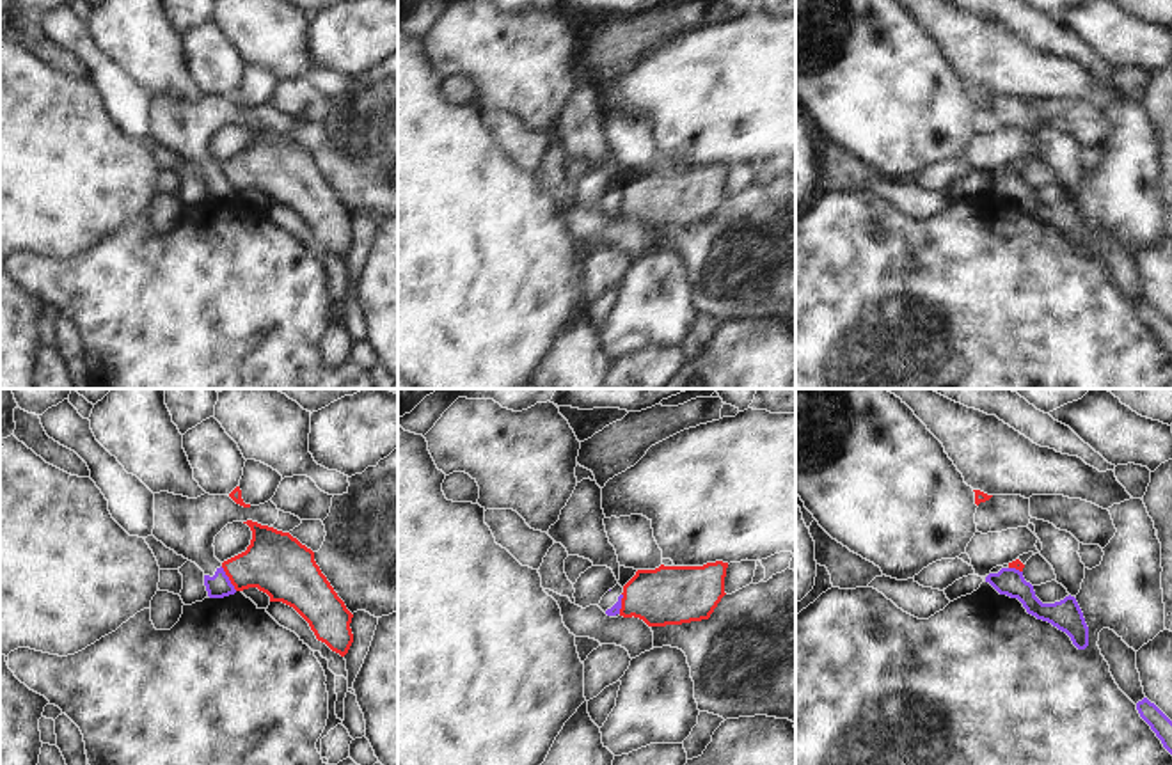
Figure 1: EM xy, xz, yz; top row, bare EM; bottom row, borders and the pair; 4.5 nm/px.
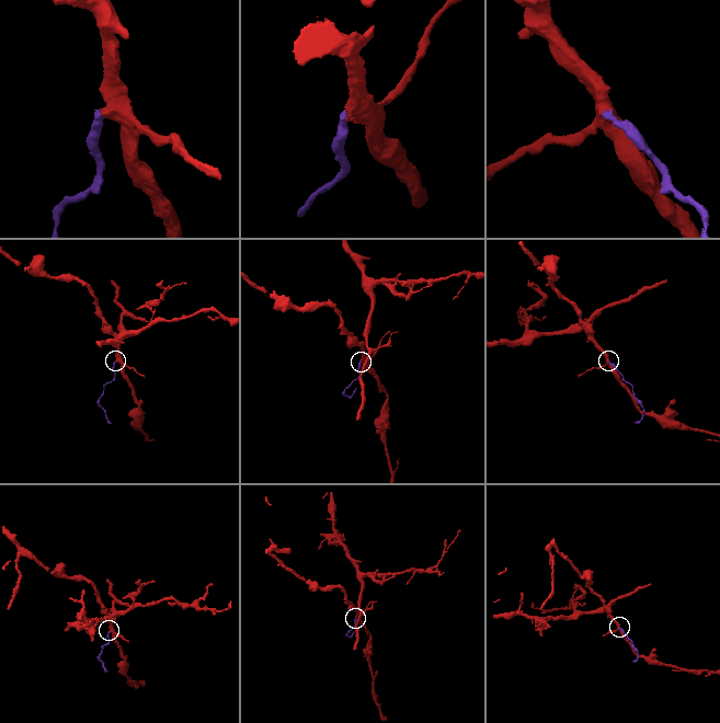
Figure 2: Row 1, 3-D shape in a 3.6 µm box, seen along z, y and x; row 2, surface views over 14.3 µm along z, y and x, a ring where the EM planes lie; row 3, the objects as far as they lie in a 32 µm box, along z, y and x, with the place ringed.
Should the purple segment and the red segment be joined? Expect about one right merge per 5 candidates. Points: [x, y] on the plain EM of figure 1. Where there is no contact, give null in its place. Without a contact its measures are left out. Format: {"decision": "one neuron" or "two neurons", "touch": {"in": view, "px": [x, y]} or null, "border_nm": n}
{"decision": "two neurons", "touch": {"in": "xy", "px": [228, 181]}, "border_nm": 130}

